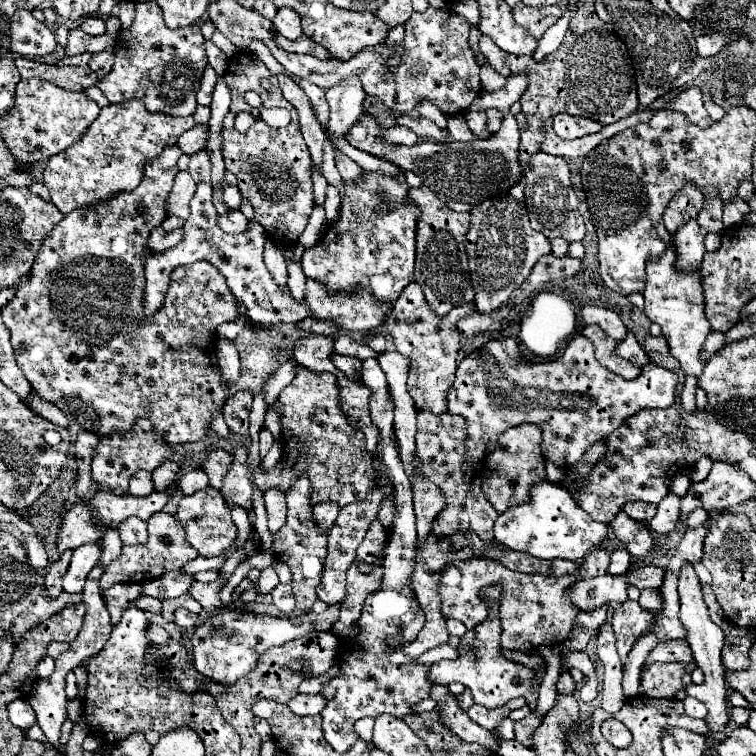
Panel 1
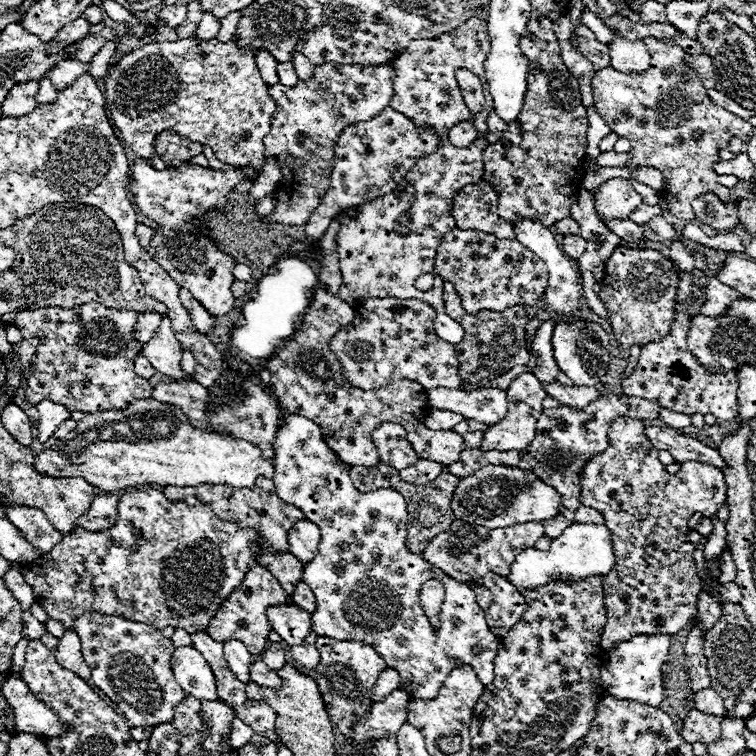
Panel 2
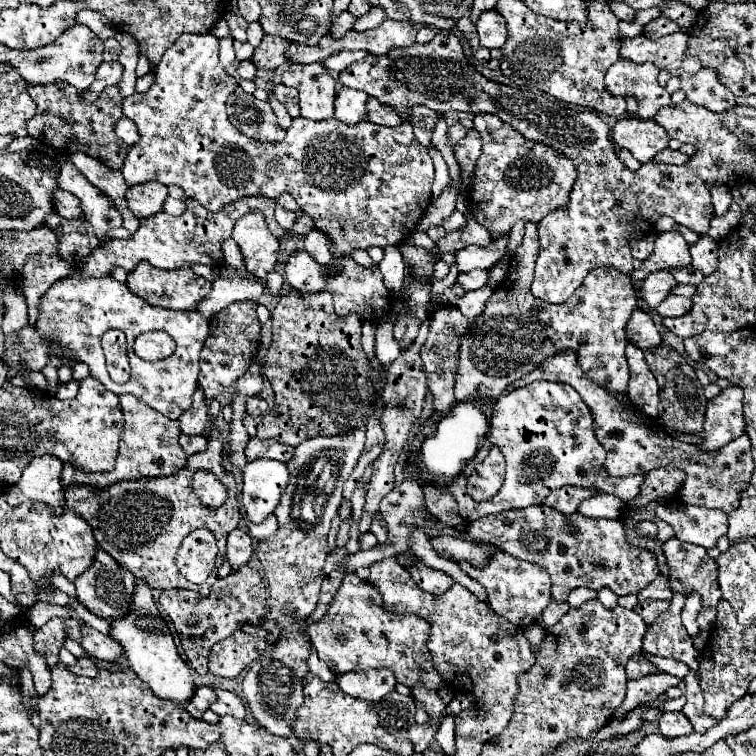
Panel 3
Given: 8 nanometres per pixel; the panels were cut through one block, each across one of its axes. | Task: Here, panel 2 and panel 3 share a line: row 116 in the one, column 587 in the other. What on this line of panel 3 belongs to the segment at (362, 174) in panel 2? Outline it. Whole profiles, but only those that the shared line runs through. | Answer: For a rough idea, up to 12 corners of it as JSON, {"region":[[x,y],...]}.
{"region":[[572,350],[510,384],[570,384],[610,476],[672,464],[684,504],[732,512],[754,470],[748,436],[714,452],[664,434],[596,384]]}

